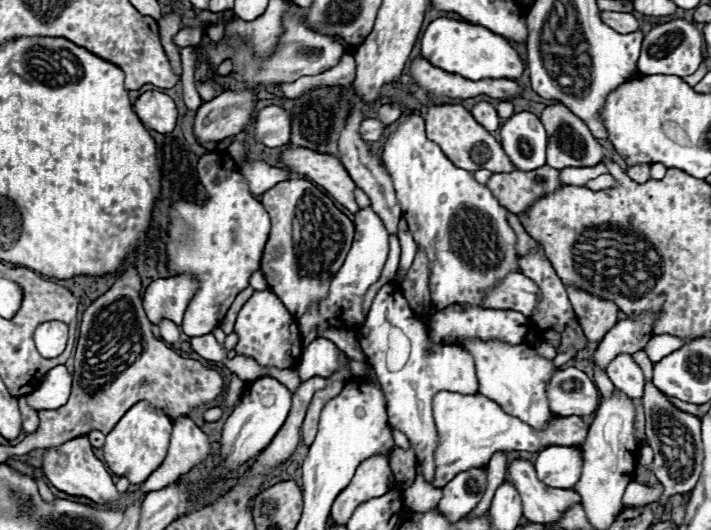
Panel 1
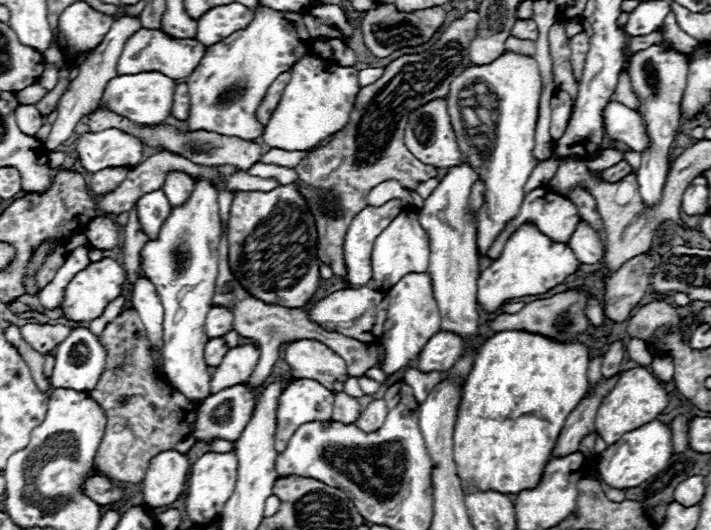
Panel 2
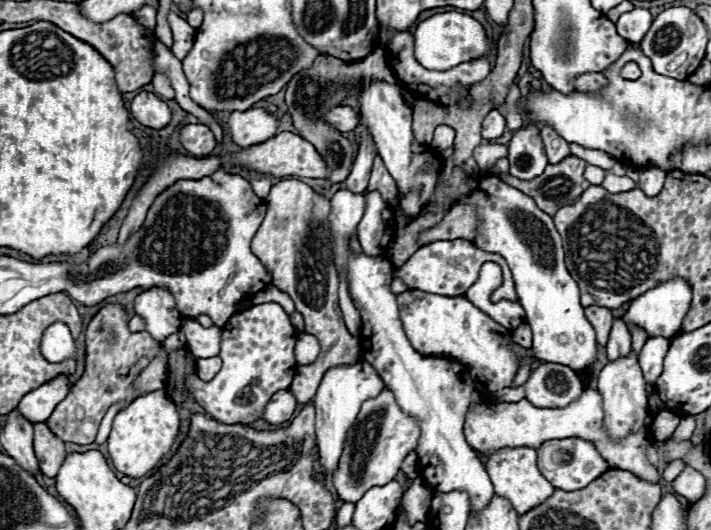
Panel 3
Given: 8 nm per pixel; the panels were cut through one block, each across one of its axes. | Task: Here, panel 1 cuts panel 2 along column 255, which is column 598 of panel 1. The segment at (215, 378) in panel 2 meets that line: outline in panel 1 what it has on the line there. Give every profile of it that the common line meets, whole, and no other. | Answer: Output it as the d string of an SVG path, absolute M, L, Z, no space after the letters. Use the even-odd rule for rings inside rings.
M642 316L638 320L622 320L618 322L598 344L594 352L594 364L602 370L608 368L608 364L620 356L620 354L634 354L646 346L646 342L654 336L652 332L654 316Z

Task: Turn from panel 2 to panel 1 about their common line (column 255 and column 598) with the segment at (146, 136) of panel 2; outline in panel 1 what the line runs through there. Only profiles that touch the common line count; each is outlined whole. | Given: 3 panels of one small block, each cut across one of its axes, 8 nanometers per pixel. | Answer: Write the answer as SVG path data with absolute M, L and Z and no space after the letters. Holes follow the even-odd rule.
M552 104L552 106L546 106L540 114L540 120L546 128L546 134L548 134L548 150L546 150L546 164L556 168L556 170L562 170L562 168L592 168L600 162L606 162L606 160L612 160L612 154L606 146L602 146L588 130L588 126L578 118L574 116L566 106L562 104Z

